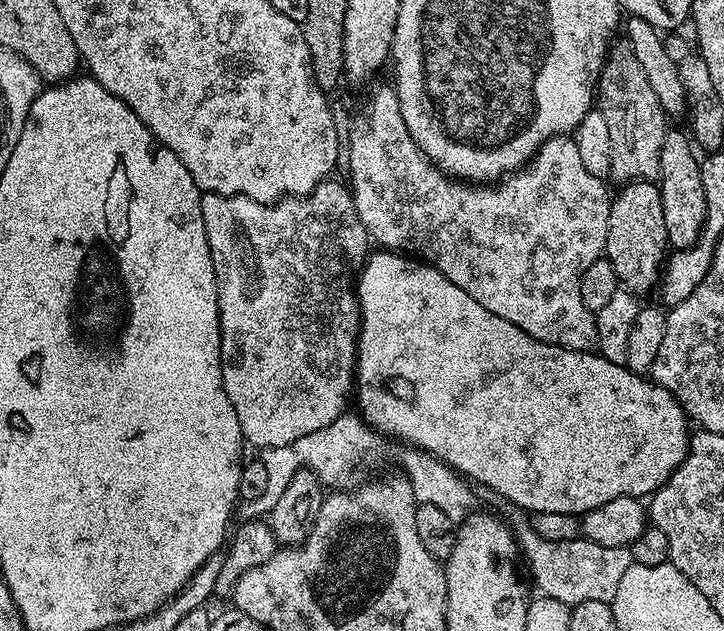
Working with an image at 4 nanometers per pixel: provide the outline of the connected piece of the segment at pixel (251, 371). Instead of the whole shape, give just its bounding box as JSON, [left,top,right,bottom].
[201,178,370,450]

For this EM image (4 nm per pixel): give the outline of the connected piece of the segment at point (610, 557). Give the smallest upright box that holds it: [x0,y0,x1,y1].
[500,503,634,607]

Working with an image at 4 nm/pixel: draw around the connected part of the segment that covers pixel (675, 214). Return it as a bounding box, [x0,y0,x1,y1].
[658,130,706,249]

